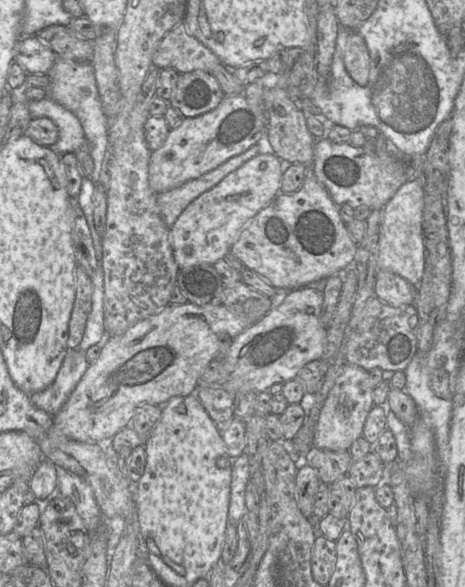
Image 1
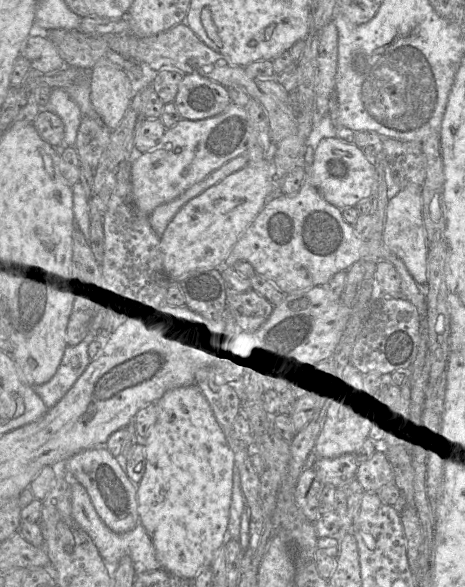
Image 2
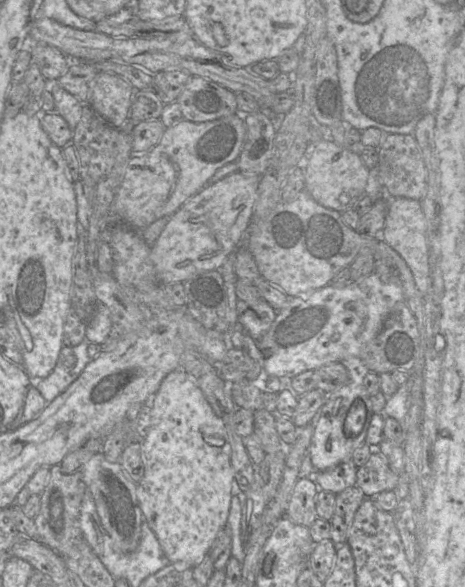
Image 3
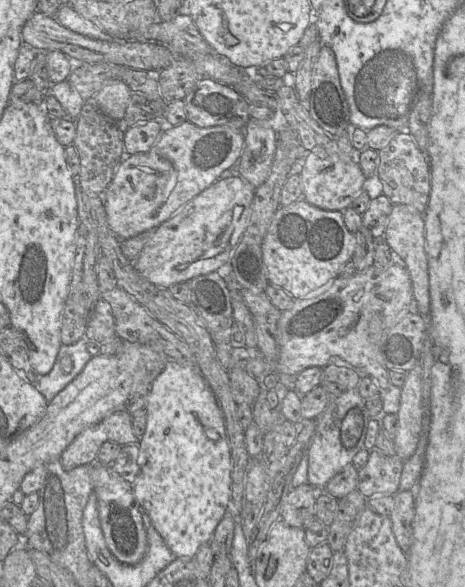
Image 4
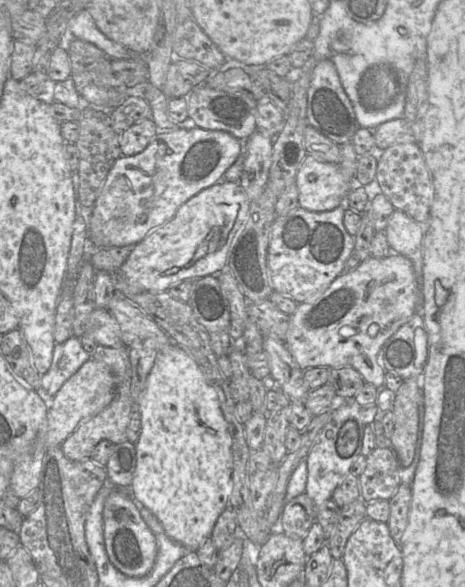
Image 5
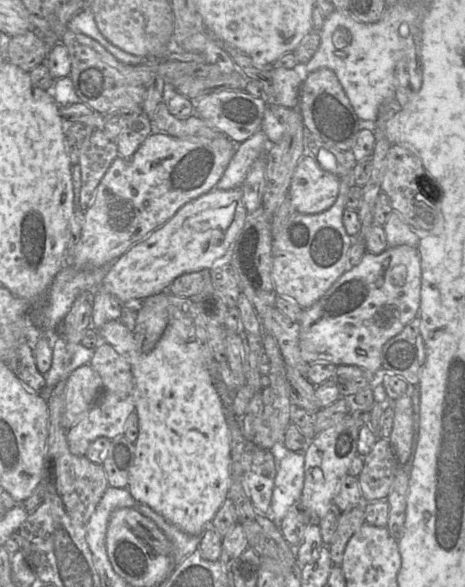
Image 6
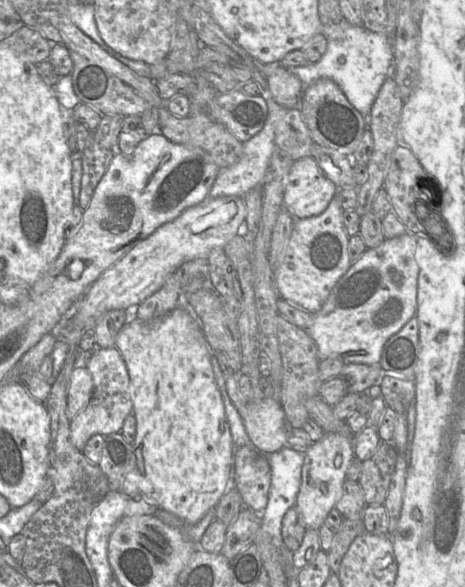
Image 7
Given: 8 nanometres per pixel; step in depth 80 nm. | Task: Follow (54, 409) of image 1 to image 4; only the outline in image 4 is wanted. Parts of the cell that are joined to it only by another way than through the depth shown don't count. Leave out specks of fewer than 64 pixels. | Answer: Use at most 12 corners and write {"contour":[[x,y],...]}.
{"contour":[[85,337],[61,344],[48,374],[32,384],[50,402],[92,357]]}

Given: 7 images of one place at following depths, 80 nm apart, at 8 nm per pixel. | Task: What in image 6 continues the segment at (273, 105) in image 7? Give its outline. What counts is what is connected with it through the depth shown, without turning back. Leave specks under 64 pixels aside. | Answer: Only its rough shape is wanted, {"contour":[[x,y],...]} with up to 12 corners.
{"contour":[[260,129],[236,145],[215,188],[240,188],[271,143]]}

